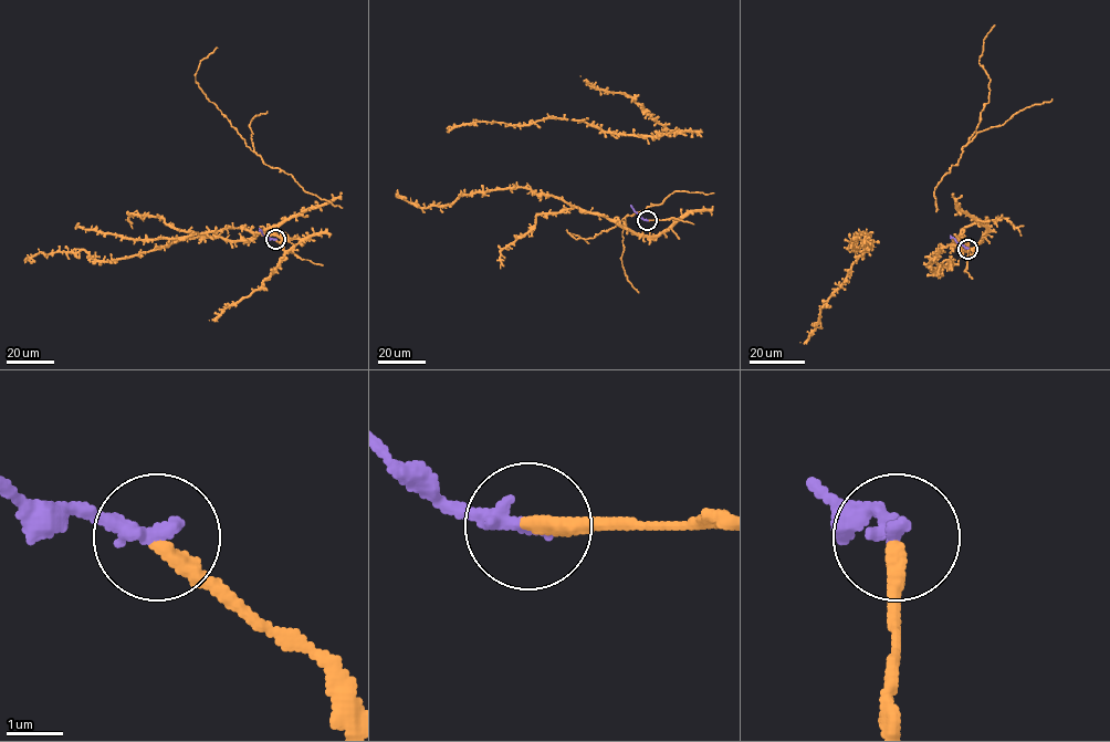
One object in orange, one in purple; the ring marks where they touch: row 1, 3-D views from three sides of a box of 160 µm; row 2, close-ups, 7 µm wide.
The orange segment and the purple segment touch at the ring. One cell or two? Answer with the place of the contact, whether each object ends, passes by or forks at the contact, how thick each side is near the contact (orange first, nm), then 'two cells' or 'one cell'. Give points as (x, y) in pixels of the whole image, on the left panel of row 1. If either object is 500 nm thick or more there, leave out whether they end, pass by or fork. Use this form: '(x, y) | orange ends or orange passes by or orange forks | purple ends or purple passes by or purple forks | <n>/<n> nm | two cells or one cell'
(275, 239) | orange ends | purple ends | 280/360 nm | two cells

